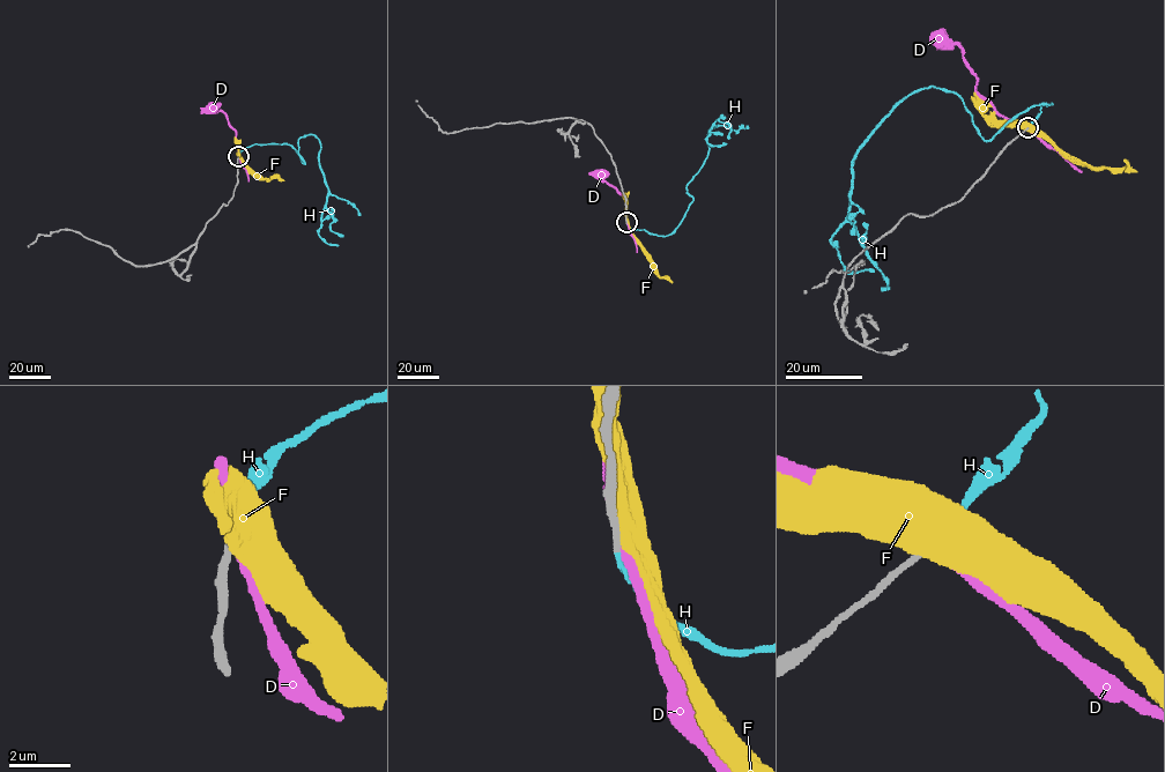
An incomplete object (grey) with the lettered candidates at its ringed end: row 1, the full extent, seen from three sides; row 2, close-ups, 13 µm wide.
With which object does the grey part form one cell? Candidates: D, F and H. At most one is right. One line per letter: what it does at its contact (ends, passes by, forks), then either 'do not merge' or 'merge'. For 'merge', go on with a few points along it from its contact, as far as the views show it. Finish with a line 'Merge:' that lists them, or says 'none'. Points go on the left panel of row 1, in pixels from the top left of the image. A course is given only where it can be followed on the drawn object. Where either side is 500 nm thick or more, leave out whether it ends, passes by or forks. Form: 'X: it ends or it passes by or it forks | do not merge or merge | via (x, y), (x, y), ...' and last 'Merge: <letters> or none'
D: it passes by | do not merge
F: do not merge
H: it passes by | merge | via (238, 157), (254, 143), (289, 143), (304, 163), (298, 140), (316, 138), (328, 188), (318, 235), (338, 245)
Merge: H

